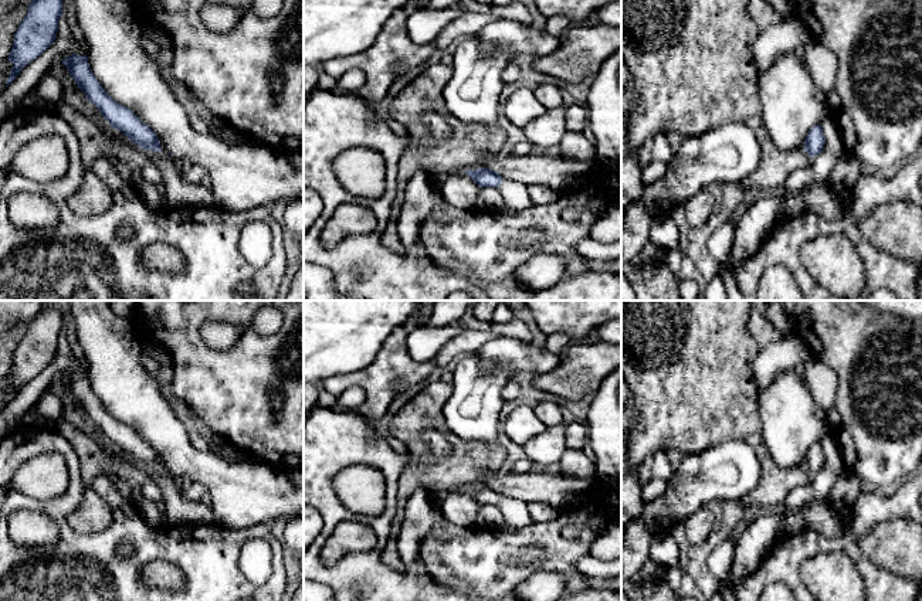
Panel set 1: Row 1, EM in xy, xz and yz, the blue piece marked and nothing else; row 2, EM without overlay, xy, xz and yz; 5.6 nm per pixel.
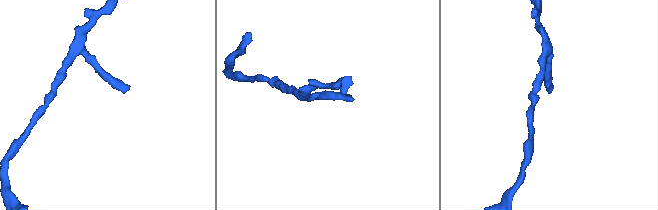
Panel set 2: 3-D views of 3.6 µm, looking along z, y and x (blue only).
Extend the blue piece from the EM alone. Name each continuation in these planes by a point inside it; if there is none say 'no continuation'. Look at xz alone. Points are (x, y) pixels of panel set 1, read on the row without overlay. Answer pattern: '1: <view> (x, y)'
1: xz (515, 512)

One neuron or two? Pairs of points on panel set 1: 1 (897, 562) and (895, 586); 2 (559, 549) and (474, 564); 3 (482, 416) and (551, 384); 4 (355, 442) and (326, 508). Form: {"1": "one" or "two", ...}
{"1": "two", "2": "one", "3": "two", "4": "one"}

